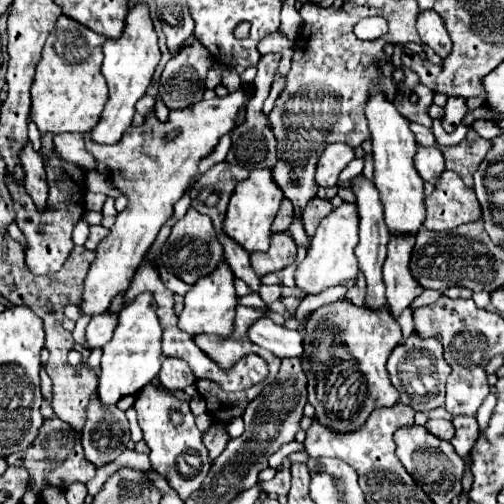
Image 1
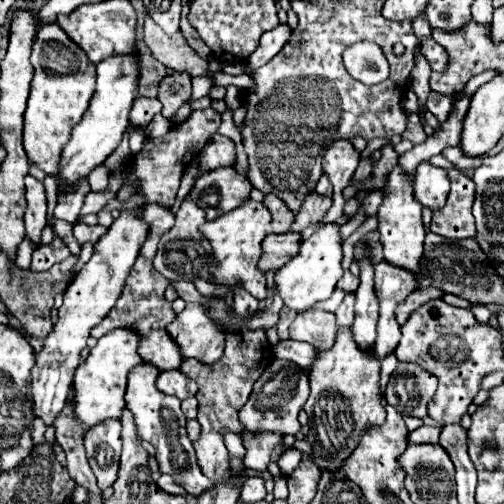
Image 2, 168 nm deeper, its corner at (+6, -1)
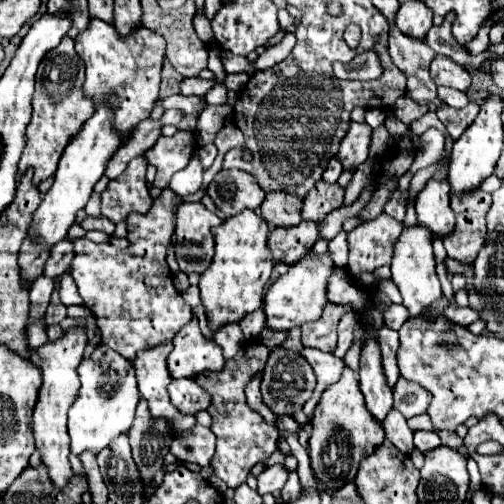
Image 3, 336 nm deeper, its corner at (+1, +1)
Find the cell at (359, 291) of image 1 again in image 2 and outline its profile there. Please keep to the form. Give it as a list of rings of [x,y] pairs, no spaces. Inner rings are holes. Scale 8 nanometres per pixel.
[[[347,294],[345,300],[343,300],[343,304],[335,310],[335,316],[337,316],[337,330],[349,328],[349,326],[353,324],[353,304],[355,304],[353,294]]]

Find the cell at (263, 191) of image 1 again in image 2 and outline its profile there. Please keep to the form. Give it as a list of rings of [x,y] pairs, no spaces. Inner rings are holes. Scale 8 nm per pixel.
[[[247,200],[241,208],[227,212],[225,216],[219,216],[213,222],[205,222],[201,226],[201,234],[211,242],[215,254],[215,262],[211,268],[211,282],[229,288],[241,284],[241,288],[253,294],[257,300],[265,300],[267,296],[265,274],[257,268],[257,262],[261,256],[261,242],[269,234],[269,228],[271,228],[269,210],[265,210],[265,206],[255,200]]]

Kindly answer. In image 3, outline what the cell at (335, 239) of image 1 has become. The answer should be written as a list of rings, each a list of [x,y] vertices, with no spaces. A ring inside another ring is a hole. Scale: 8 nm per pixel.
[[[330,250],[324,254],[306,254],[306,258],[298,260],[294,266],[288,268],[286,274],[278,276],[278,280],[268,288],[264,298],[264,312],[266,312],[266,326],[272,330],[290,330],[304,322],[318,320],[322,310],[328,302],[328,278],[334,272],[334,262]]]

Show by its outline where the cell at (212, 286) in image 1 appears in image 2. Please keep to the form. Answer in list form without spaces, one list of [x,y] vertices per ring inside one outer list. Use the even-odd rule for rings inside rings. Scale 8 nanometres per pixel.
[[[187,304],[165,330],[179,346],[185,360],[195,358],[203,364],[215,364],[223,356],[225,334],[207,316],[207,308],[201,304]]]

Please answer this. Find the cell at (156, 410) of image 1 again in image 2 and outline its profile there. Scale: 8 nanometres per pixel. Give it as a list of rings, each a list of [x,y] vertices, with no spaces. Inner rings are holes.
[[[149,362],[139,364],[129,372],[129,384],[127,384],[127,394],[125,394],[127,408],[135,414],[135,424],[137,424],[139,436],[143,436],[143,440],[147,440],[149,444],[155,446],[155,452],[157,452],[155,458],[159,462],[161,472],[175,476],[177,482],[187,490],[187,494],[199,496],[205,490],[211,490],[213,482],[209,478],[205,478],[201,472],[197,472],[197,470],[189,472],[189,468],[187,468],[187,462],[195,462],[195,450],[185,432],[187,420],[181,412],[181,400],[177,400],[175,396],[165,396],[163,392],[159,392],[155,388],[155,380],[157,380],[159,372],[161,370]],[[171,420],[175,420],[175,426],[169,426]]]

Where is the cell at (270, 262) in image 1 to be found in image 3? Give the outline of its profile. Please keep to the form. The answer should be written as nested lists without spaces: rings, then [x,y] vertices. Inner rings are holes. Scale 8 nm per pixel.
[[[300,222],[292,228],[274,228],[268,236],[268,250],[276,262],[298,262],[318,240],[316,222]]]

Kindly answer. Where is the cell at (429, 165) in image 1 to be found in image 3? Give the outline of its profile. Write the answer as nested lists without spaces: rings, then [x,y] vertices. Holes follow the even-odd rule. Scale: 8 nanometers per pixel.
[[[428,180],[424,190],[416,198],[418,222],[426,224],[434,234],[446,236],[454,230],[454,212],[450,208],[450,184],[448,180]]]

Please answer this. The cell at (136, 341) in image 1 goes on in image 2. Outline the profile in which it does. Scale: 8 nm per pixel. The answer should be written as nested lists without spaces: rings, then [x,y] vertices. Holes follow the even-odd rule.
[[[113,330],[111,334],[105,334],[97,340],[97,346],[91,350],[87,360],[79,364],[75,378],[73,378],[73,416],[83,426],[93,428],[97,424],[103,424],[109,418],[121,418],[121,412],[125,408],[125,384],[127,374],[133,366],[141,364],[141,356],[137,354],[139,336],[127,330]]]

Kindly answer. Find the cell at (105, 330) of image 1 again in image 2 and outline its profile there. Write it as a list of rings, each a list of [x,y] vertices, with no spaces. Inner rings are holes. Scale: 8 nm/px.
[[[147,204],[139,216],[149,226],[147,240],[139,250],[139,256],[131,268],[129,282],[125,284],[125,288],[117,300],[117,306],[111,308],[111,312],[91,330],[91,336],[101,338],[103,334],[107,334],[115,328],[129,328],[141,336],[141,344],[139,344],[141,358],[145,362],[155,364],[159,370],[171,370],[171,368],[179,368],[183,360],[181,360],[181,354],[177,352],[177,344],[173,344],[173,340],[169,340],[169,336],[165,332],[165,322],[175,320],[171,302],[165,300],[165,290],[169,285],[169,280],[155,270],[153,260],[159,238],[175,224],[175,214],[169,208],[165,208],[163,204]]]

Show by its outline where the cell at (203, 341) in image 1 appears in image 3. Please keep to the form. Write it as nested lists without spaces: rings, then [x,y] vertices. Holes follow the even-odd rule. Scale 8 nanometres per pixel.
[[[252,340],[238,350],[236,358],[226,360],[224,370],[220,370],[218,374],[198,374],[198,378],[194,378],[198,386],[208,390],[208,394],[212,396],[208,414],[212,416],[210,430],[216,434],[216,454],[210,466],[214,470],[214,476],[218,476],[232,488],[240,486],[246,480],[246,474],[256,462],[264,462],[278,448],[278,432],[272,426],[264,424],[264,418],[248,406],[244,396],[244,386],[256,372],[264,368],[266,360],[268,348],[262,342]]]

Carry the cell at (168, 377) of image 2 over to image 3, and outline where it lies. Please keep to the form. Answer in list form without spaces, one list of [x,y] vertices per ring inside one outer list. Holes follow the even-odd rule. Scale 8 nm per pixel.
[[[174,378],[168,386],[170,400],[184,414],[194,414],[198,410],[208,408],[210,394],[202,390],[192,378]]]

